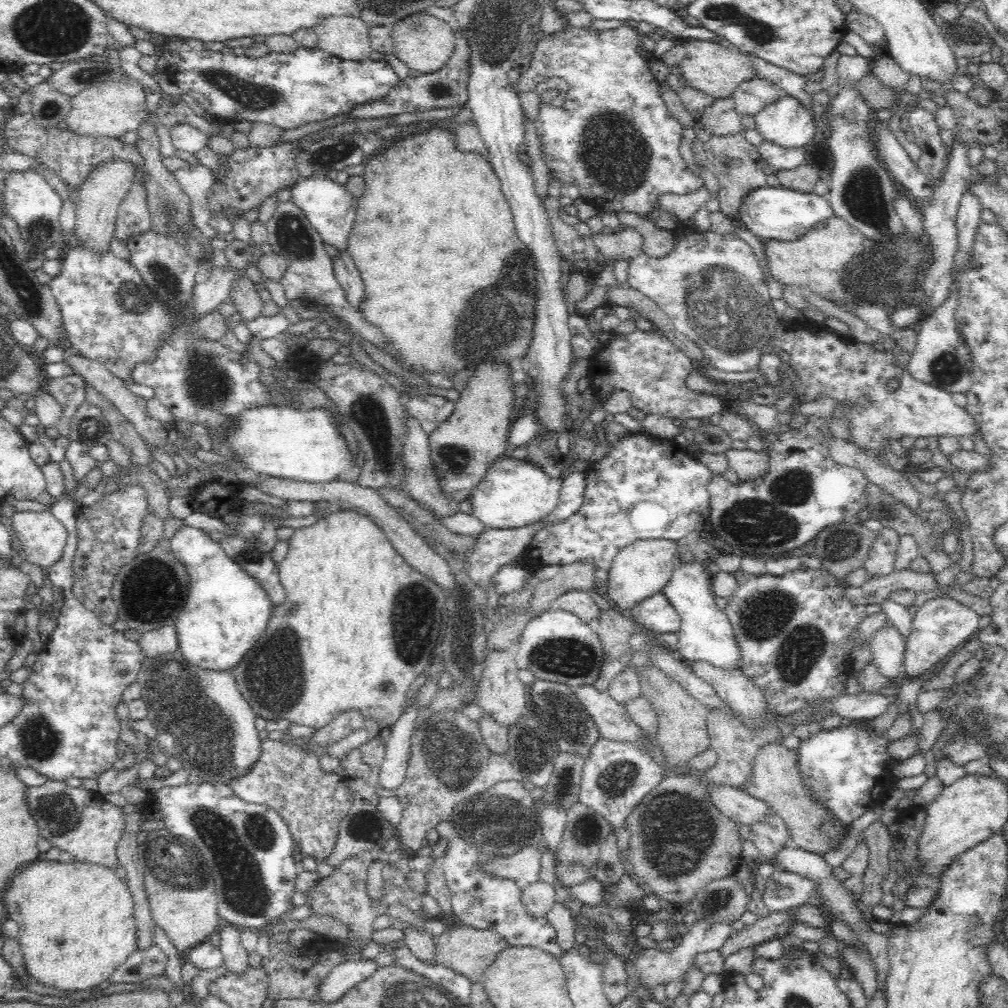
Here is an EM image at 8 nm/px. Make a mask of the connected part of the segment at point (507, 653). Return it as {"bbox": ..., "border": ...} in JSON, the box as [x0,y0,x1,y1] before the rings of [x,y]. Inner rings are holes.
{"bbox":[477,648,528,728],"border":[[[490,648],[490,650],[484,650],[484,665],[480,690],[478,690],[480,700],[478,700],[477,705],[498,724],[508,728],[508,726],[516,724],[516,720],[524,714],[526,690],[528,690],[528,686],[518,678],[519,668],[516,664],[515,649]]]}

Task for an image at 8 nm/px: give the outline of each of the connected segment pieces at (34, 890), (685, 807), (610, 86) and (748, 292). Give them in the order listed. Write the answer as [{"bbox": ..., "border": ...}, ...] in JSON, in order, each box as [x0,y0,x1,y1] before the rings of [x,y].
[{"bbox":[2,857,136,993],"border":[[[40,857],[28,864],[28,866],[24,866],[24,868],[15,872],[10,887],[4,889],[2,893],[2,899],[6,907],[6,917],[15,920],[19,926],[17,940],[22,949],[26,971],[43,985],[55,988],[61,993],[71,993],[74,990],[92,989],[103,985],[105,981],[110,978],[112,972],[114,972],[120,964],[123,964],[125,962],[124,960],[126,960],[132,952],[136,951],[135,906],[132,893],[128,888],[127,881],[122,880],[116,874],[114,868],[108,868],[101,864],[92,864],[91,862],[80,862],[74,858],[68,860],[68,862],[60,862]]]},{"bbox":[625,773,745,903],"border":[[[690,773],[667,776],[625,819],[632,835],[628,859],[636,876],[662,901],[688,903],[708,882],[737,875],[745,866],[739,827],[716,808],[707,786],[692,784]]]},{"bbox":[516,25,705,217],"border":[[[625,25],[601,32],[594,27],[568,26],[566,30],[544,35],[537,42],[531,51],[531,65],[516,80],[516,86],[524,92],[534,90],[538,82],[556,77],[566,80],[569,88],[563,105],[540,110],[533,122],[544,152],[543,159],[549,174],[558,176],[562,183],[575,184],[588,203],[608,214],[626,211],[646,217],[659,208],[659,194],[685,195],[705,186],[704,179],[686,166],[678,152],[679,145],[684,143],[683,125],[668,111],[658,91],[660,82],[651,73],[649,62],[638,53],[643,35],[638,29]]]},{"bbox":[590,222,779,372],"border":[[[681,222],[673,234],[676,238],[676,243],[674,248],[666,254],[663,258],[655,258],[647,256],[644,253],[644,240],[643,236],[638,232],[638,230],[632,227],[620,227],[612,234],[605,234],[600,231],[597,233],[591,233],[590,238],[594,243],[594,246],[597,247],[598,252],[600,252],[606,259],[628,259],[630,260],[630,266],[628,266],[628,280],[625,285],[628,288],[638,290],[641,294],[644,294],[644,297],[650,298],[652,302],[655,302],[660,309],[668,315],[668,318],[673,322],[673,325],[686,337],[690,338],[709,358],[711,365],[720,368],[723,372],[748,372],[748,370],[754,370],[759,365],[761,357],[763,356],[763,346],[768,342],[768,338],[772,336],[773,328],[776,328],[776,324],[779,321],[779,318],[775,314],[775,308],[773,307],[773,301],[769,295],[769,287],[765,282],[765,272],[761,267],[761,262],[757,258],[757,255],[754,253],[752,248],[741,240],[736,234],[717,234],[709,229],[706,232],[698,231],[698,228],[695,228],[694,231],[688,231],[684,222]]]}]

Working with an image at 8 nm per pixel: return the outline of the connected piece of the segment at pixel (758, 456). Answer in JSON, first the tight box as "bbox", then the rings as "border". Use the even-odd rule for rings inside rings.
{"bbox":[722,447,769,481],"border":[[[730,447],[722,453],[729,466],[737,472],[739,481],[752,481],[768,472],[769,456],[761,451]]]}

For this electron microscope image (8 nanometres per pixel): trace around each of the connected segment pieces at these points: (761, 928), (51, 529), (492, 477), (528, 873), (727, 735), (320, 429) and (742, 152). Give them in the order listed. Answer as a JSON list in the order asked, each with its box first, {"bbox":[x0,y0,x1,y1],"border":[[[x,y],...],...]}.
[{"bbox":[718,911,795,959],"border":[[[788,911],[769,912],[768,916],[760,917],[752,925],[746,925],[742,930],[731,934],[724,944],[718,948],[720,958],[726,959],[730,954],[739,951],[740,948],[760,944],[777,936],[776,928],[782,922],[795,922]]]},{"bbox":[10,511,66,570],"border":[[[10,511],[10,534],[15,533],[26,561],[45,570],[62,556],[66,527],[46,511]]]},{"bbox":[467,456,562,529],"border":[[[511,456],[500,457],[488,469],[486,478],[476,486],[469,496],[467,509],[485,527],[511,529],[542,521],[558,504],[562,478],[553,478],[538,464],[528,459]]]},{"bbox":[484,845,542,883],"border":[[[524,845],[518,852],[500,860],[488,860],[484,868],[500,878],[511,878],[512,880],[526,879],[529,883],[540,880],[542,852],[538,846]]]},{"bbox":[700,709,781,790],"border":[[[720,709],[709,710],[707,717],[707,728],[711,748],[718,754],[717,764],[706,770],[700,776],[700,780],[712,782],[709,785],[728,785],[734,788],[745,790],[752,768],[754,768],[754,758],[758,752],[767,744],[781,738],[777,727],[766,728],[762,732],[751,732],[748,728],[741,725],[736,717],[726,714]]]},{"bbox":[225,407,354,482],"border":[[[252,407],[242,411],[235,424],[235,429],[225,432],[227,440],[239,454],[239,462],[261,476],[300,482],[334,482],[354,465],[354,453],[325,408]]]},{"bbox":[703,132,775,219],"border":[[[743,132],[726,136],[712,133],[709,140],[704,142],[703,147],[706,153],[705,166],[712,171],[719,182],[720,211],[733,219],[737,217],[746,195],[751,190],[767,185],[768,176],[775,173],[773,166],[761,157],[757,146],[754,146]]]}]

